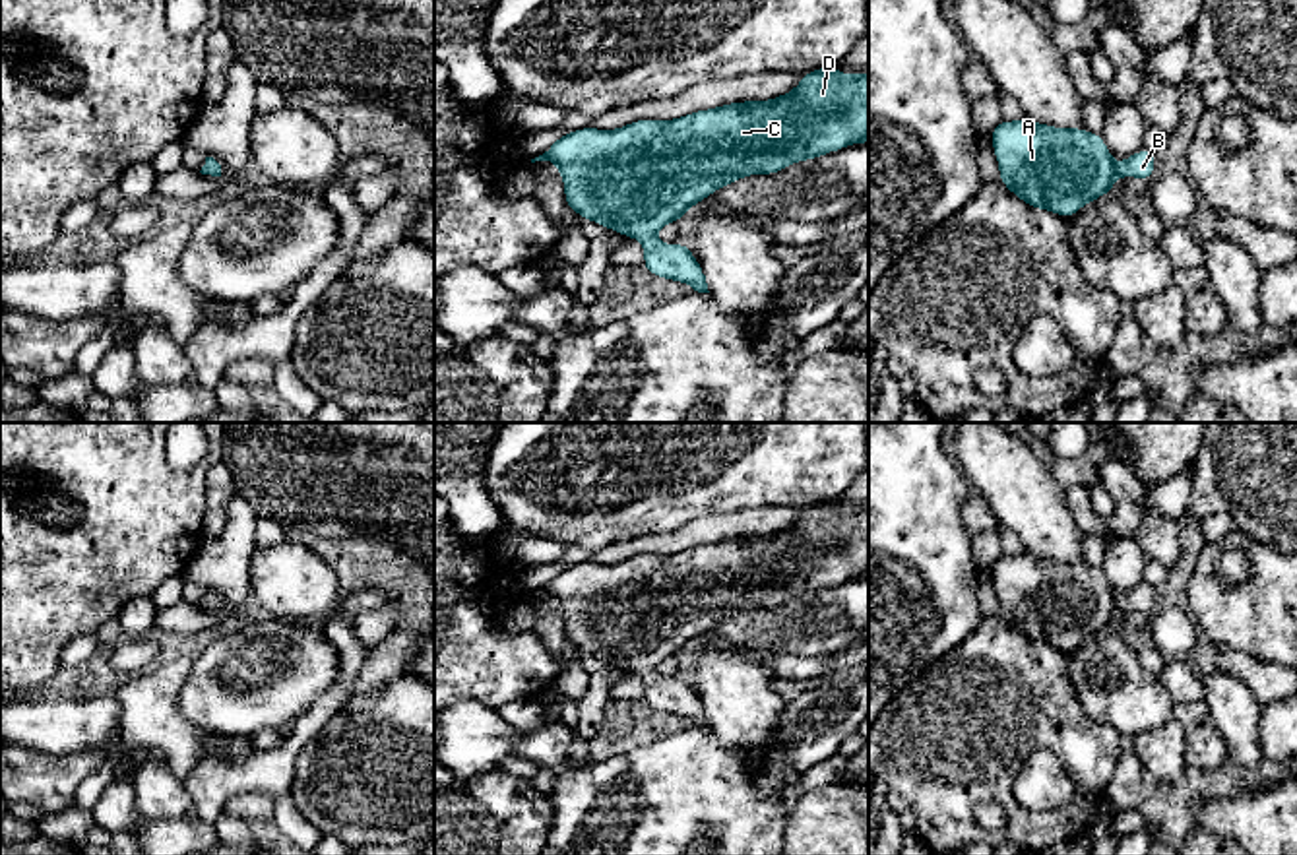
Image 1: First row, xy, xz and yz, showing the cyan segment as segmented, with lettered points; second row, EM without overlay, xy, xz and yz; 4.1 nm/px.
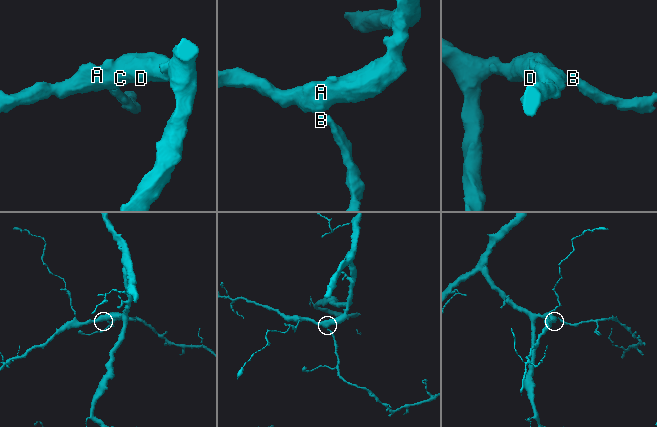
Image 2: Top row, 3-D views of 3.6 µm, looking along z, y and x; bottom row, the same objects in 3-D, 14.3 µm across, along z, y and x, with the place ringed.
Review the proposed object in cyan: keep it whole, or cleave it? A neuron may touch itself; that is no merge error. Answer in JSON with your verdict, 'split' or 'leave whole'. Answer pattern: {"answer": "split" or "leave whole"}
{"answer": "leave whole"}

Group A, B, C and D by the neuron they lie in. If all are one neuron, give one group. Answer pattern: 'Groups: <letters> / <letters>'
Groups: A B C D

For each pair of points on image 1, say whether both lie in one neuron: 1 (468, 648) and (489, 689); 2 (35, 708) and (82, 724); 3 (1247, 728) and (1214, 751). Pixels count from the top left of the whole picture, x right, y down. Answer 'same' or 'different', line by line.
1: same
2: same
3: different

